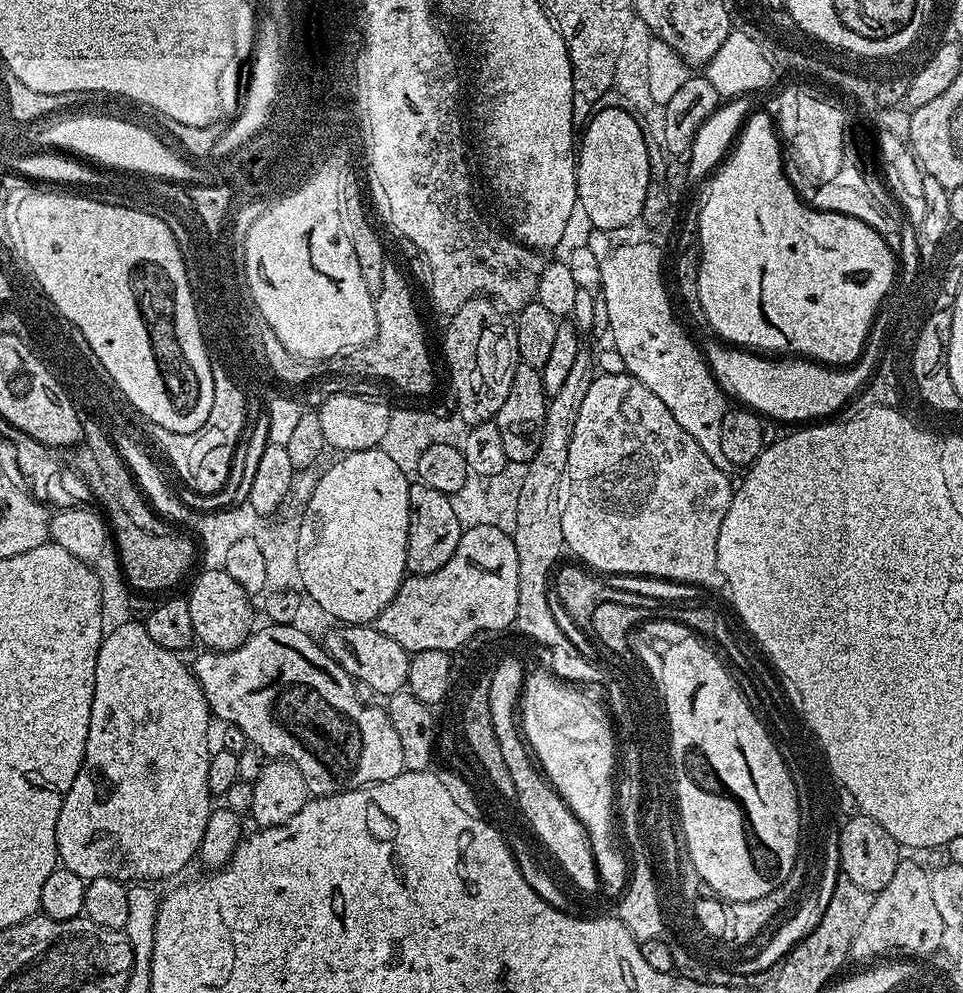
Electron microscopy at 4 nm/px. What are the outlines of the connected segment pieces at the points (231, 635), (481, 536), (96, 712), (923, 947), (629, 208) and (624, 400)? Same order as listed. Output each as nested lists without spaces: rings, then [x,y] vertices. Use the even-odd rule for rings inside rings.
[[[203,569],[201,573],[186,598],[190,606],[190,618],[193,619],[196,639],[209,651],[230,652],[250,634],[251,597],[242,590],[242,586],[238,586],[238,582],[234,581],[230,574],[226,574],[224,569]]]
[[[474,526],[465,528],[460,533],[458,550],[442,566],[442,570],[434,570],[434,574],[425,576],[405,575],[394,598],[376,617],[374,626],[386,638],[394,638],[398,646],[410,651],[414,648],[451,647],[464,640],[476,628],[499,628],[503,631],[516,623],[518,607],[518,555],[511,535],[496,526]]]
[[[129,622],[126,626],[118,626],[118,630],[107,633],[98,650],[98,662],[94,670],[94,702],[90,706],[90,730],[86,734],[86,754],[80,763],[78,774],[74,778],[74,786],[70,786],[70,790],[64,793],[64,801],[62,802],[62,810],[58,814],[58,826],[56,827],[56,855],[59,863],[74,874],[78,874],[78,878],[82,878],[89,882],[98,878],[112,878],[123,882],[152,882],[150,880],[164,880],[167,876],[176,876],[191,860],[197,859],[200,851],[200,843],[206,834],[206,822],[210,818],[214,807],[214,793],[208,785],[207,778],[209,775],[211,755],[208,750],[208,720],[210,721],[210,713],[208,711],[208,703],[202,694],[202,686],[196,680],[196,673],[191,667],[188,668],[183,664],[181,657],[170,650],[162,650],[162,646],[158,646],[158,642],[154,642],[154,638],[150,638],[150,634],[146,634],[143,623]]]
[[[901,859],[898,870],[890,878],[887,886],[872,897],[870,914],[866,914],[866,922],[858,926],[858,934],[854,934],[854,942],[850,942],[849,957],[855,960],[875,961],[897,954],[902,948],[909,951],[928,952],[940,941],[942,917],[938,914],[933,901],[931,875],[916,860]]]
[[[614,107],[604,108],[591,116],[584,125],[582,135],[578,140],[578,155],[576,158],[576,199],[579,211],[596,228],[604,232],[616,232],[627,224],[634,225],[641,219],[643,204],[646,202],[648,183],[651,181],[651,164],[647,152],[647,142],[640,128],[640,121],[626,110]]]
[[[623,370],[612,372],[609,376],[603,374],[597,375],[590,390],[587,391],[586,398],[583,399],[582,410],[579,411],[578,422],[575,423],[573,437],[570,438],[569,446],[569,464],[566,483],[566,499],[564,501],[564,513],[562,514],[562,534],[564,535],[564,543],[567,551],[572,551],[577,561],[583,562],[589,569],[595,570],[600,574],[630,574],[631,576],[656,576],[660,580],[677,580],[679,584],[691,586],[697,584],[700,588],[720,588],[725,587],[724,575],[718,566],[718,530],[722,530],[722,518],[726,518],[726,510],[730,510],[730,502],[734,491],[734,484],[728,481],[728,476],[724,473],[725,469],[706,454],[706,450],[702,450],[702,446],[698,446],[698,442],[694,442],[694,438],[690,438],[690,434],[686,434],[686,430],[682,430],[682,426],[678,426],[678,422],[674,422],[674,414],[670,414],[670,410],[666,410],[666,405],[659,398],[650,394],[650,390],[646,390],[646,386],[642,386],[642,382],[638,378],[628,375]]]

